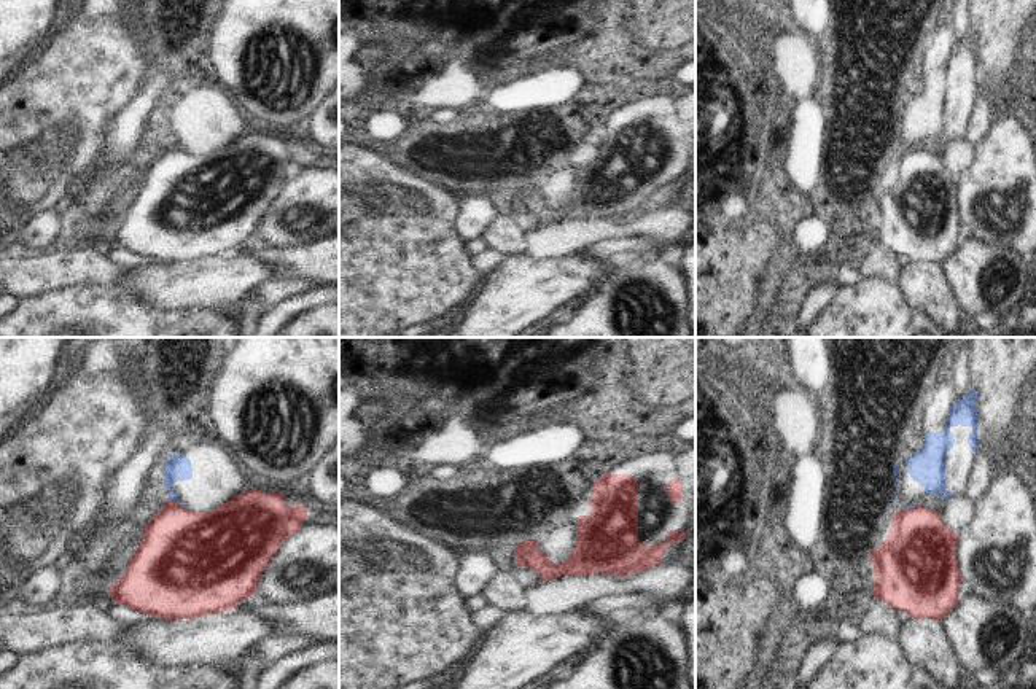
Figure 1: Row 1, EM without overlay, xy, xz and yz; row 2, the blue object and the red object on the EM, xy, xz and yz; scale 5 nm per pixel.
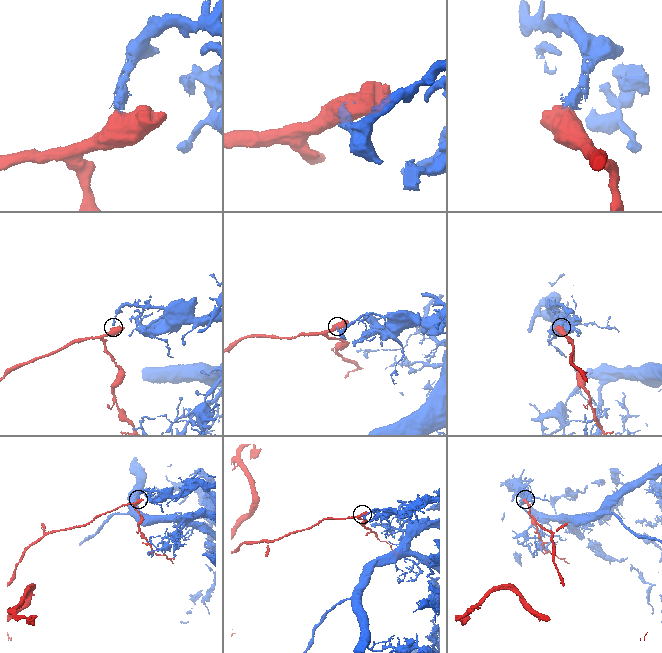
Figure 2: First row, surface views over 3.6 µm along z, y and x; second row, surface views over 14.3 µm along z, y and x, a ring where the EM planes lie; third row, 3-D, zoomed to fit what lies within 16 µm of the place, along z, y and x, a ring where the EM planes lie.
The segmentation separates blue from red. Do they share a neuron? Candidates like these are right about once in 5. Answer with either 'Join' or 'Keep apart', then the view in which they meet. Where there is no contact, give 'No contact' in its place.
Keep apart. Touches blue in xy

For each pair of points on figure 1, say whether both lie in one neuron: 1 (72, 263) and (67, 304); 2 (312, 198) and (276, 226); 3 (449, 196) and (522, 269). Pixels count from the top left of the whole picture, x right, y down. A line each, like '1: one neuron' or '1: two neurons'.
1: two neurons
2: one neuron
3: two neurons

